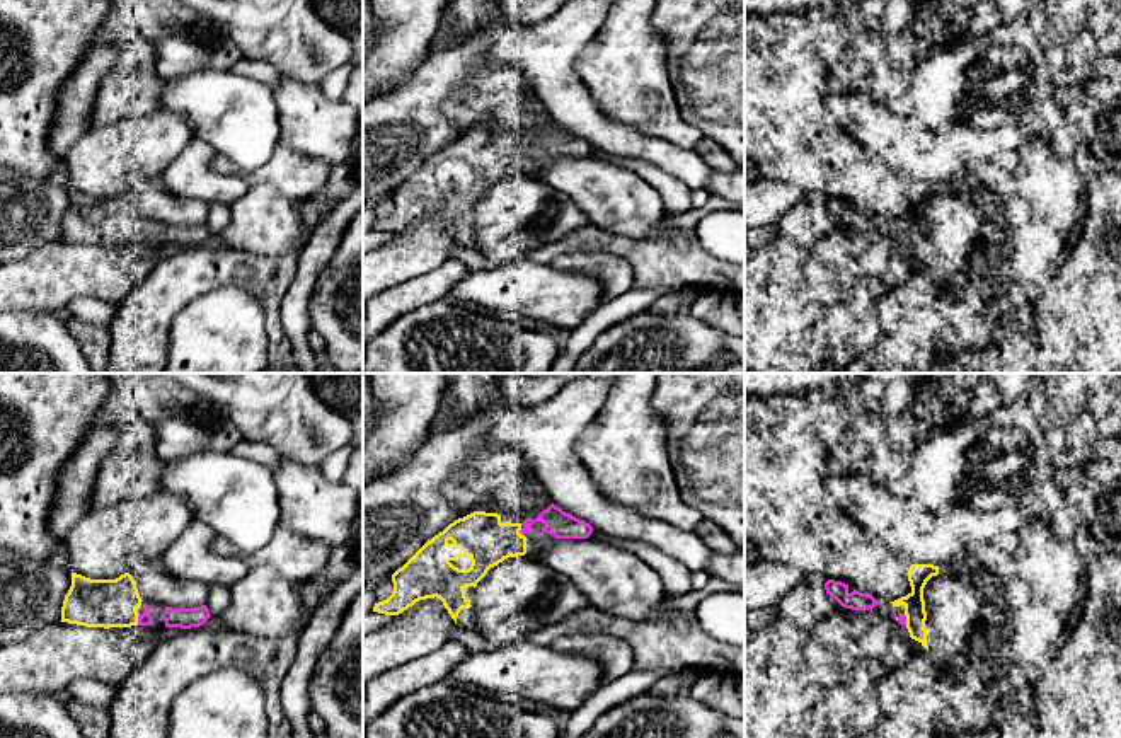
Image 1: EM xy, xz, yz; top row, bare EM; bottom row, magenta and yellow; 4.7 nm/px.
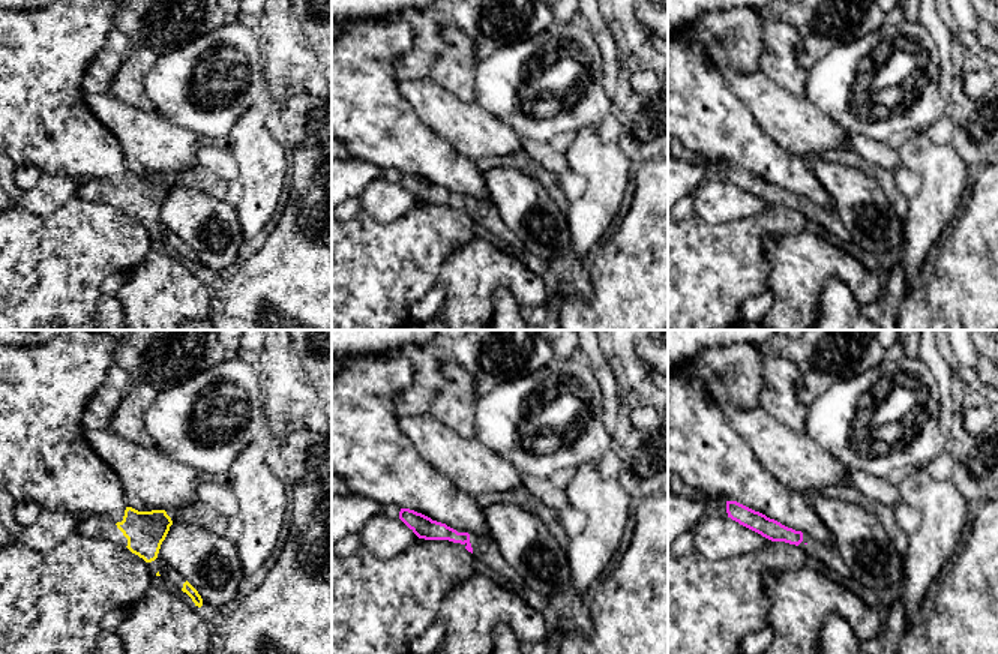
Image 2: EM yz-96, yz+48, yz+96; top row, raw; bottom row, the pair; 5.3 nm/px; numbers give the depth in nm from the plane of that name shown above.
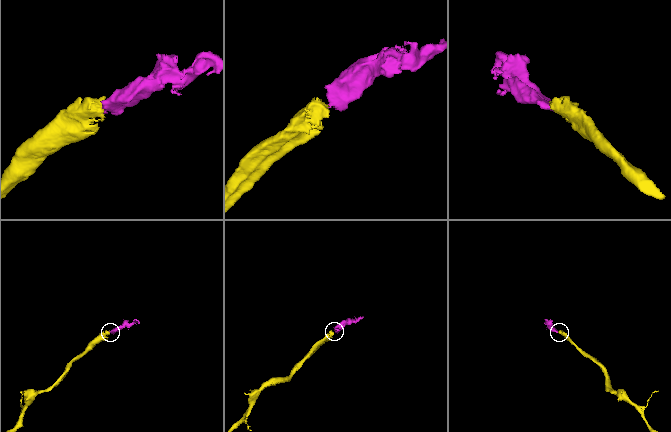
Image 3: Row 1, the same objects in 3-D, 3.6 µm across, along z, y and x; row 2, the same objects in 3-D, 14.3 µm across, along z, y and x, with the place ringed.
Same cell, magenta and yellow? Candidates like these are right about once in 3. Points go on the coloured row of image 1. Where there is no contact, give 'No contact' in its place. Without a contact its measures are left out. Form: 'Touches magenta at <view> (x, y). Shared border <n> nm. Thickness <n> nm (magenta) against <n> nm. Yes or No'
Touches magenta at xy (138, 619). Shared border 60 nm. Thickness 60 nm (magenta) against 220 nm. Yes

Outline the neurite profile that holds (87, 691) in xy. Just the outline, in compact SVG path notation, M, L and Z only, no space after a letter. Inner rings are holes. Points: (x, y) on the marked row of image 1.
M90 678L73 680L68 685L66 692L70 692L73 699L83 704L90 704L102 709L109 709L116 695L114 687L90 680Z

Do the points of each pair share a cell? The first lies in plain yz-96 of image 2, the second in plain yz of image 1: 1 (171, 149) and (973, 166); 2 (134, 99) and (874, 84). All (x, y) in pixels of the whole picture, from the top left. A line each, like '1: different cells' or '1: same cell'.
1: different cells
2: same cell

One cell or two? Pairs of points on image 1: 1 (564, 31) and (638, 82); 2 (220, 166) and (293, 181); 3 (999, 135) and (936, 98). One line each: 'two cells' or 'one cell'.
1: two cells
2: one cell
3: one cell

